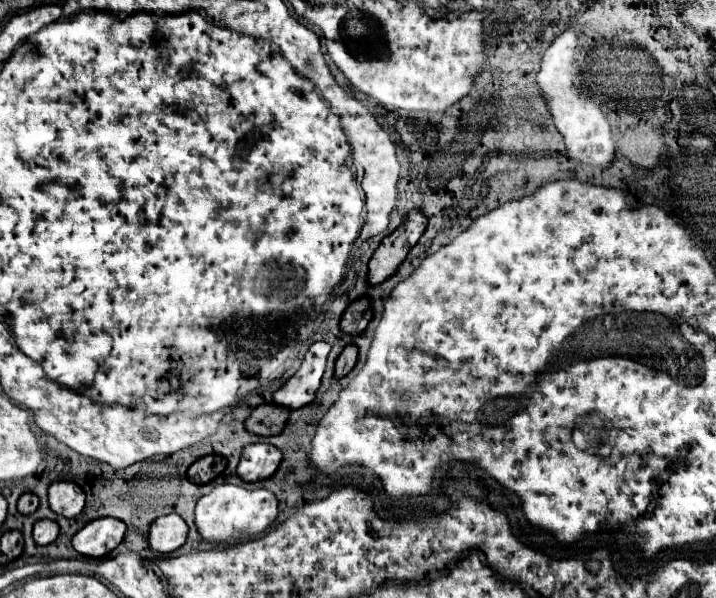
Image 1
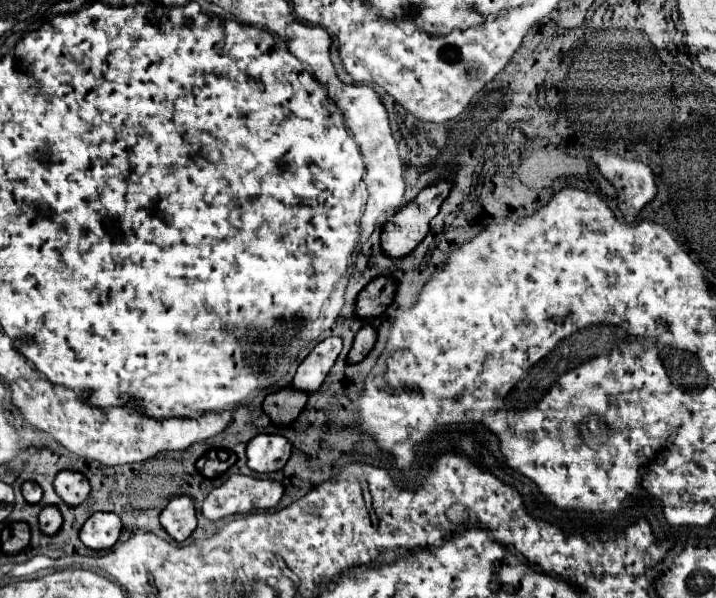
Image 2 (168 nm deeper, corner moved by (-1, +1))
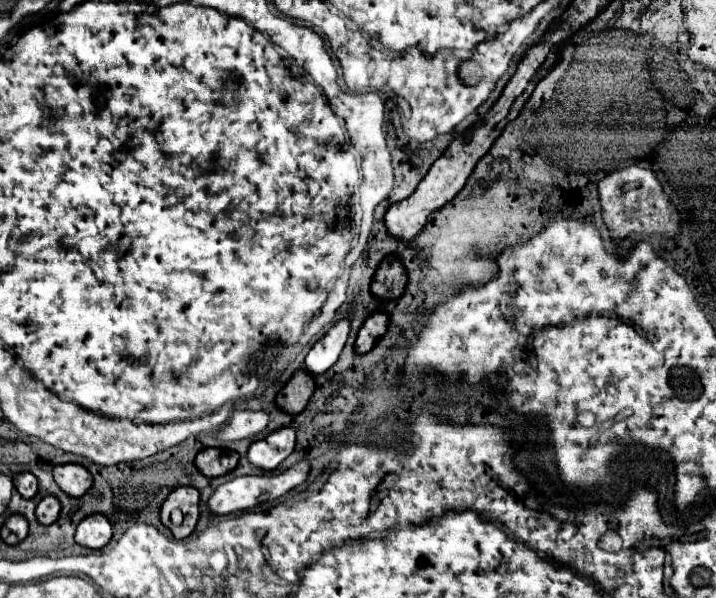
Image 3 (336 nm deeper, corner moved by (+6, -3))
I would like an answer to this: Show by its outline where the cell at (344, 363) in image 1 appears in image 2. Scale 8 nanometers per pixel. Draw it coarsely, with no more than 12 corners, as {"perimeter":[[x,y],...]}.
{"perimeter":[[363,325],[347,355],[347,363],[359,363],[373,349],[377,333]]}

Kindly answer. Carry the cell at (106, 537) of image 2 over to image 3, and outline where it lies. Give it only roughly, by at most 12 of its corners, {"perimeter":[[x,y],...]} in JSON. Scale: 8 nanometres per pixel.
{"perimeter":[[90,515],[76,529],[76,543],[102,549],[112,539],[112,525]]}

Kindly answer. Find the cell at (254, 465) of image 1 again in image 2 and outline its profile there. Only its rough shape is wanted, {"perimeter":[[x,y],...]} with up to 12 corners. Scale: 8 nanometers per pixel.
{"perimeter":[[257,435],[247,445],[255,473],[283,469],[291,445],[281,435]]}

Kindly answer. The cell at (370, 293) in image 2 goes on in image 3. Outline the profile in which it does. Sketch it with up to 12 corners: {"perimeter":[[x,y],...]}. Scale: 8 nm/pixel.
{"perimeter":[[390,255],[372,279],[372,293],[384,301],[398,299],[408,273]]}

